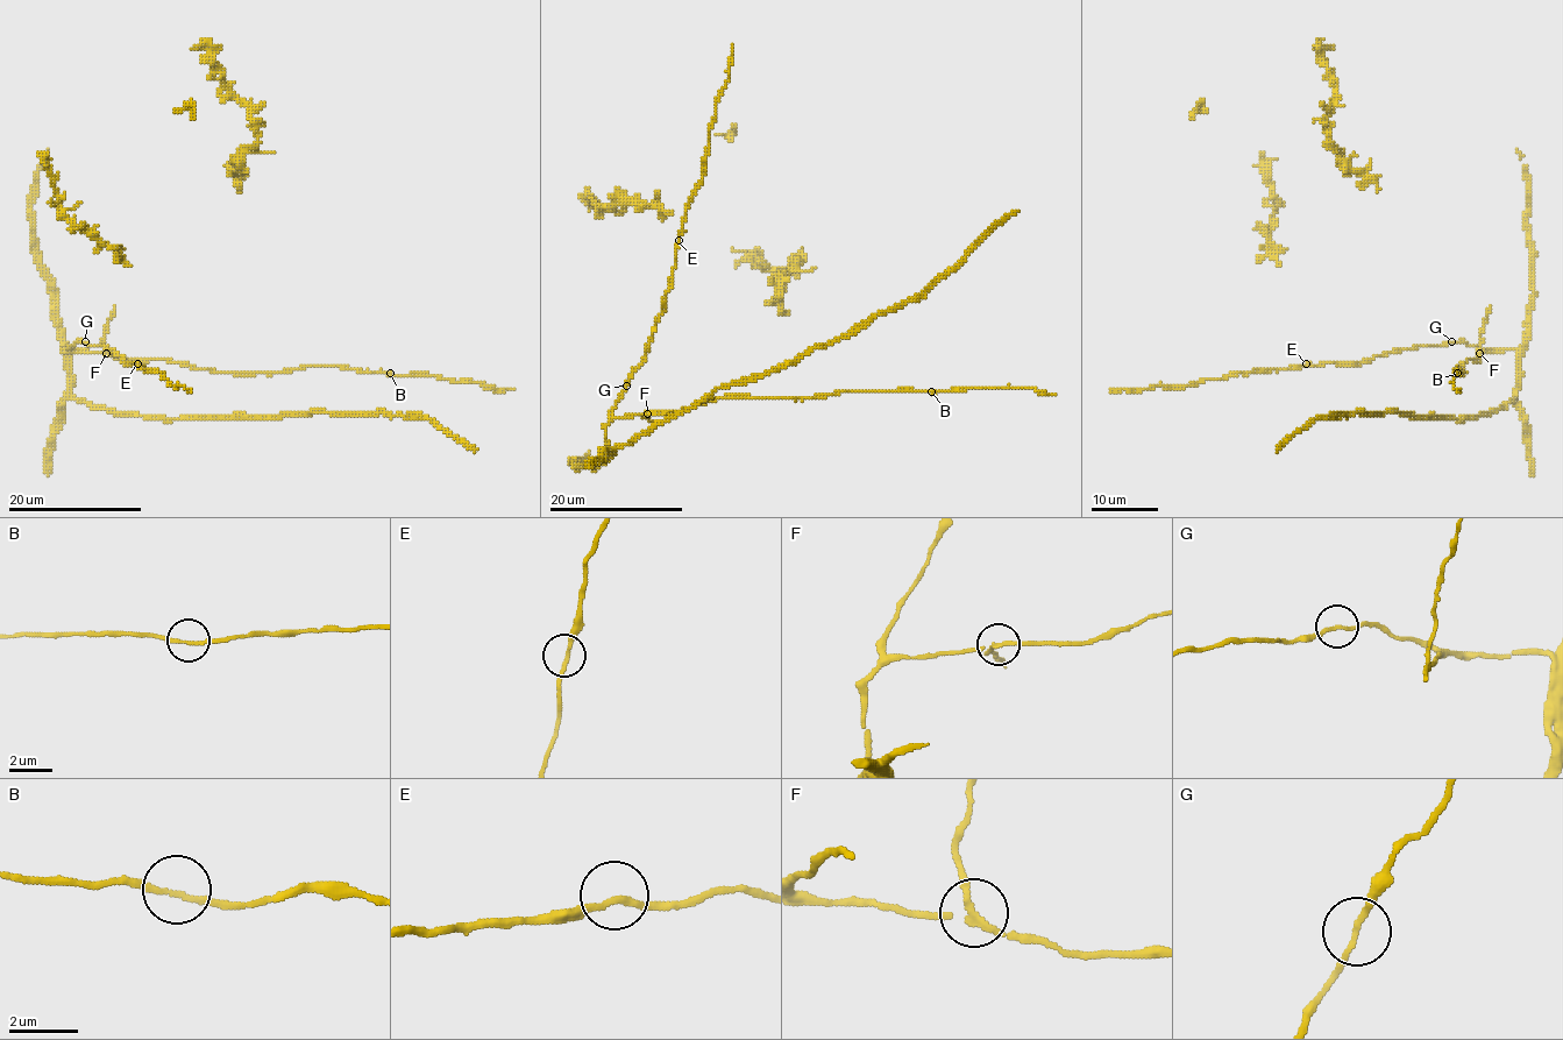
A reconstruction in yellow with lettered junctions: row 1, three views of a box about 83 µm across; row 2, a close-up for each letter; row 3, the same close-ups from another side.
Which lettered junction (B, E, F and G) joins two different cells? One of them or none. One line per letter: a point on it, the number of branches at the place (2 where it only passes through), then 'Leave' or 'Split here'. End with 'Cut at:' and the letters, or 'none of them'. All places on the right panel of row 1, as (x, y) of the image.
B: Place: (1457, 373). Branches: 2. Leave
E: Place: (1306, 363). Branches: 2. Leave
F: Place: (1479, 353). Branches: 3. Split here
G: Place: (1451, 341). Branches: 2. Leave
Cut at: F

